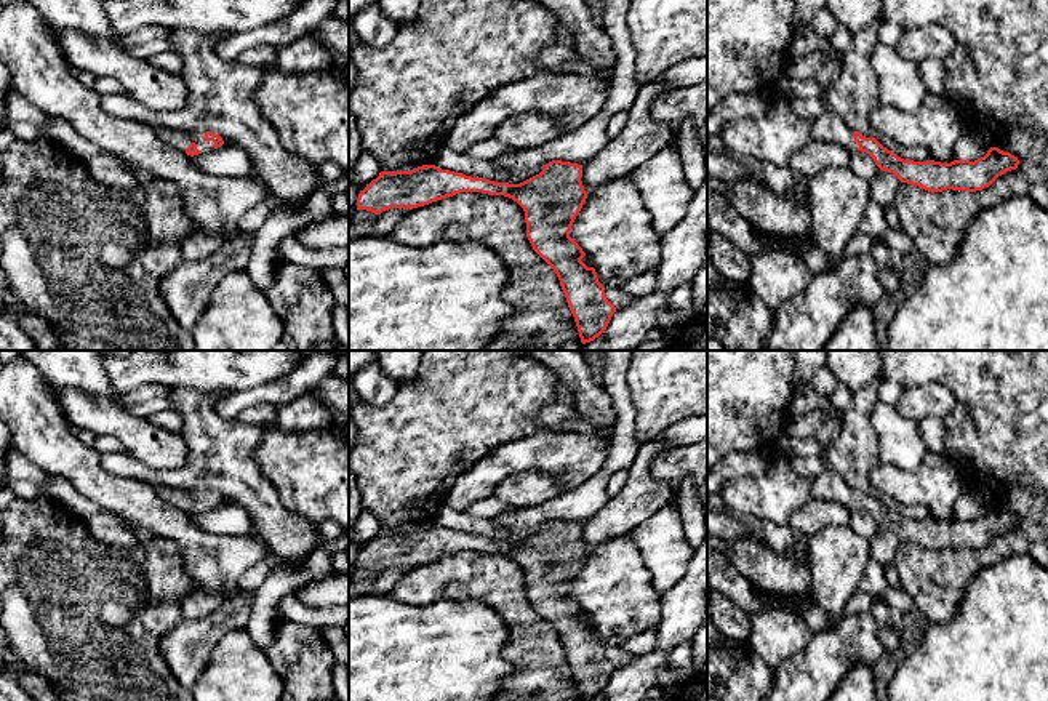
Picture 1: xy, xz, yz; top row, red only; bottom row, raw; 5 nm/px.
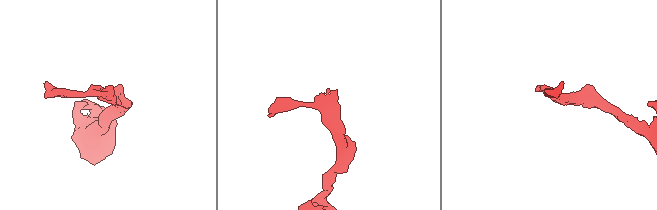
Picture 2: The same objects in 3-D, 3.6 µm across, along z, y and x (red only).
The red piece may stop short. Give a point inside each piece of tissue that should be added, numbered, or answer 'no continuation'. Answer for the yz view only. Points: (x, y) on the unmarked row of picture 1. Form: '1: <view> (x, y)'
1: yz (829, 487)

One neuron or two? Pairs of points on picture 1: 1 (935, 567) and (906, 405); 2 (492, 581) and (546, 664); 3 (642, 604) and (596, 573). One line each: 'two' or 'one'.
1: two
2: one
3: one

